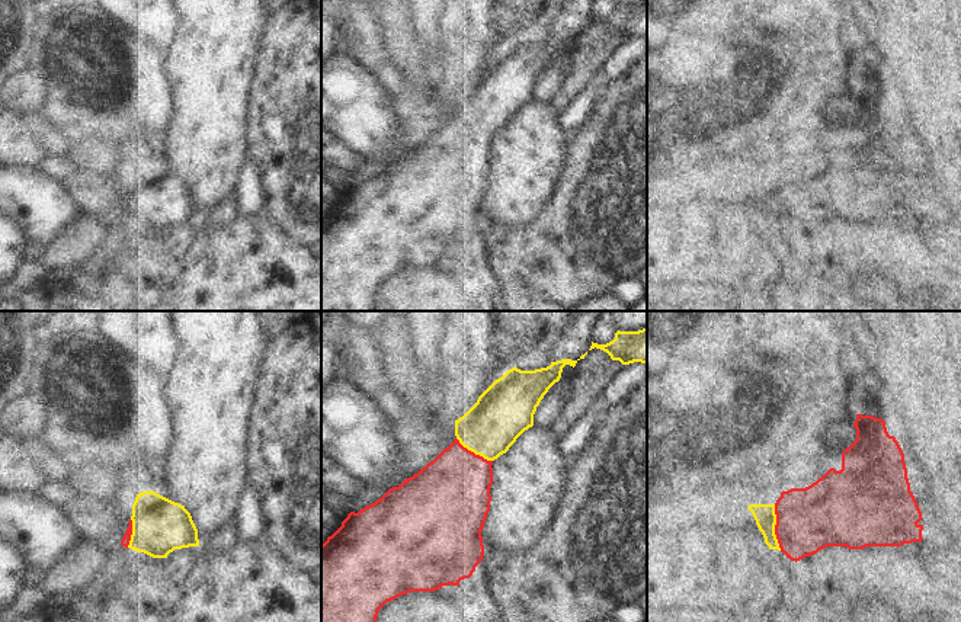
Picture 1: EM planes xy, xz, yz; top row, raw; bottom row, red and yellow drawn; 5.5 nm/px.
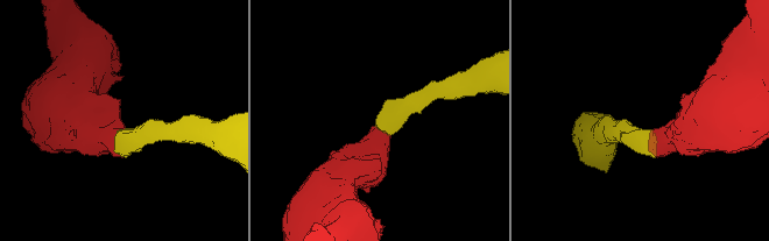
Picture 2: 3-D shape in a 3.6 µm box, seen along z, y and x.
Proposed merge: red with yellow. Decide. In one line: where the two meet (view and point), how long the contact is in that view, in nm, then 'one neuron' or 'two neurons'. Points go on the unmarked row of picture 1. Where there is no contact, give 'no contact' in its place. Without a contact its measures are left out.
yz (775, 202) | 260 nm | one neuron

